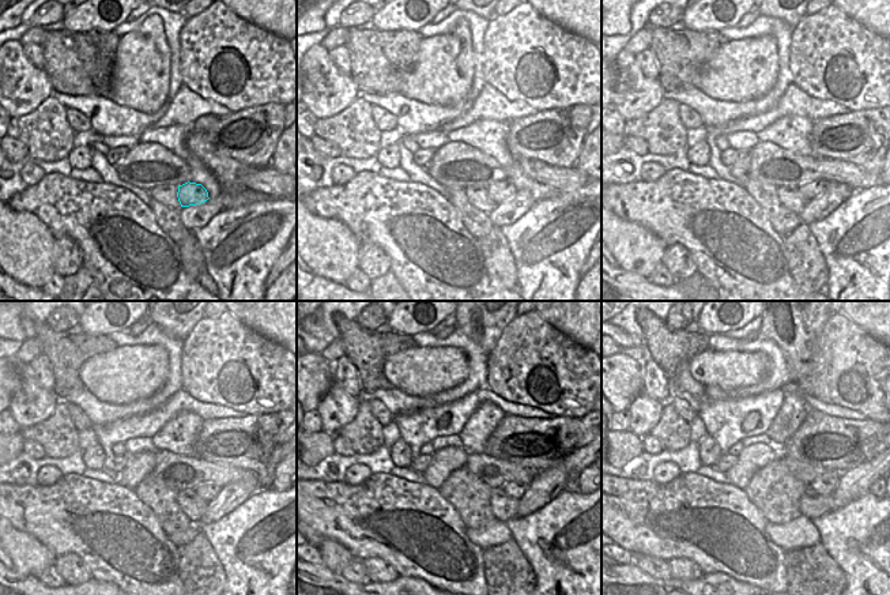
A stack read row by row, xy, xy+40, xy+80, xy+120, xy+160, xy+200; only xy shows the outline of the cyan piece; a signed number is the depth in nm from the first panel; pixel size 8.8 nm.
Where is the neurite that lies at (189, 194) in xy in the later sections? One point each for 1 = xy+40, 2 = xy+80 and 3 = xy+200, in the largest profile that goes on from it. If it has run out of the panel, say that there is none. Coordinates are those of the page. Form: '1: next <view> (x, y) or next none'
1: next xy+40 (502, 191)
2: next xy+80 (814, 188)
3: next xy+200 (823, 485)

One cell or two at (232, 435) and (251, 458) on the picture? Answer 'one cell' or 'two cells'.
one cell

